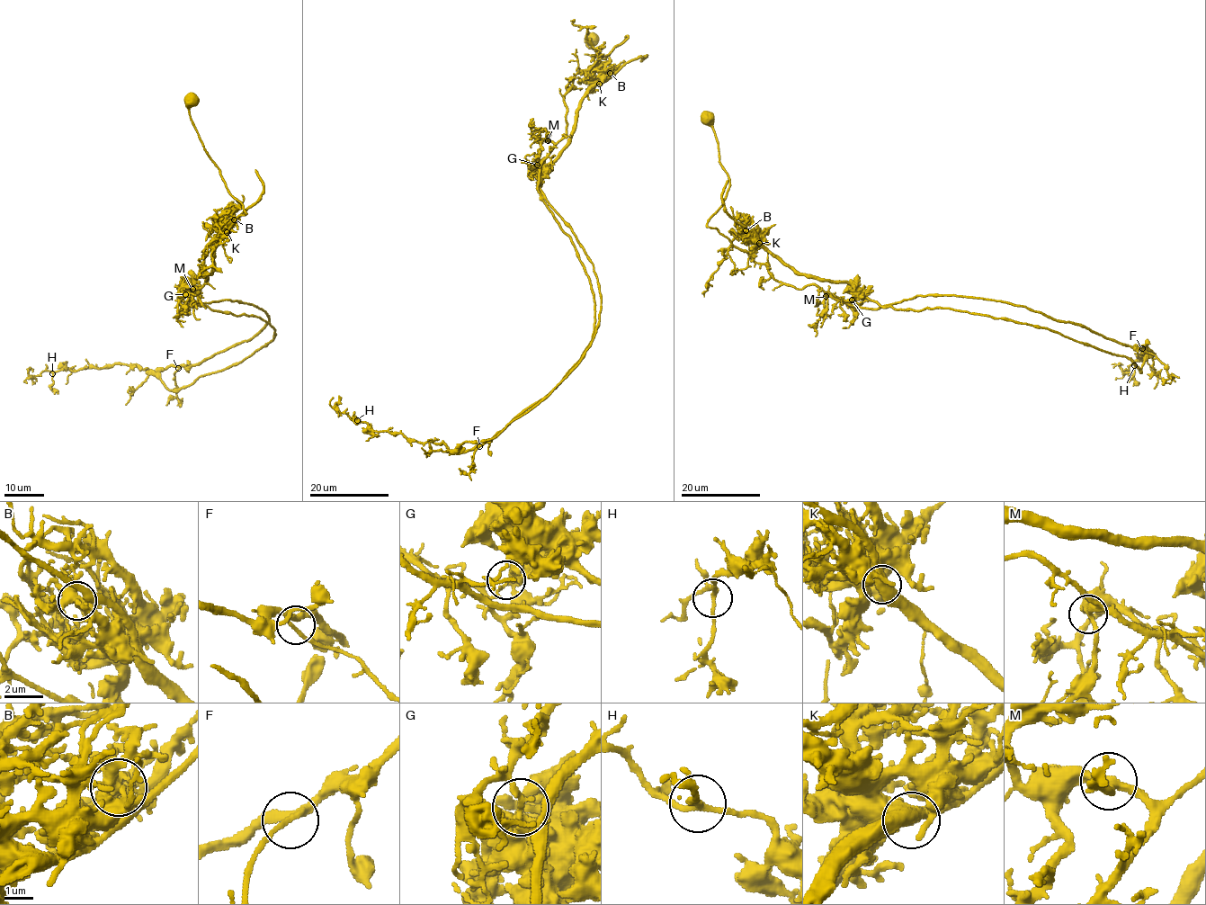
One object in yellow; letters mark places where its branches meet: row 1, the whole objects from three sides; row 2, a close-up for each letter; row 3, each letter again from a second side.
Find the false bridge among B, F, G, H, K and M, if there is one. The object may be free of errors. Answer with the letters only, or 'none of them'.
G

